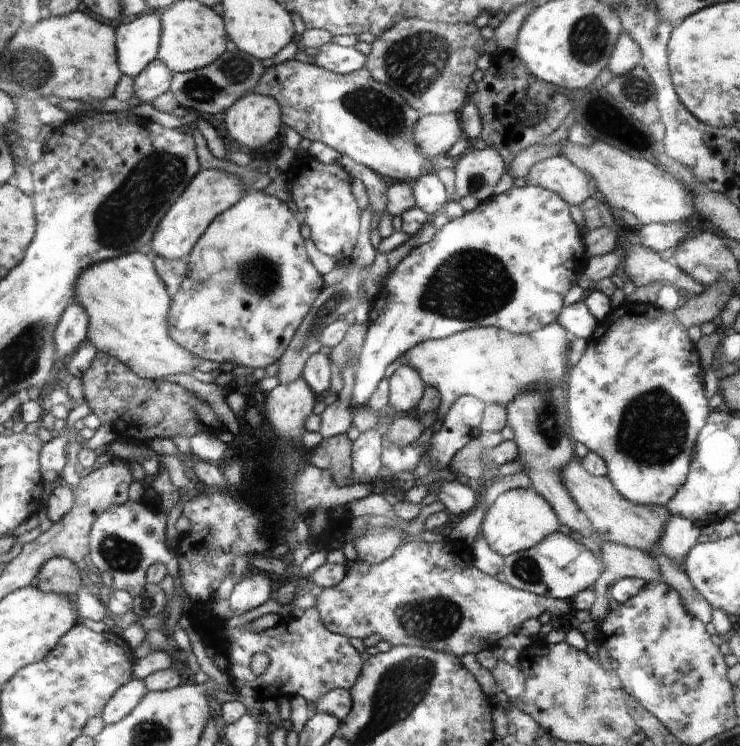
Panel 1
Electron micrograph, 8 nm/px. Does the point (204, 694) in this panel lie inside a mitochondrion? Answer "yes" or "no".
no

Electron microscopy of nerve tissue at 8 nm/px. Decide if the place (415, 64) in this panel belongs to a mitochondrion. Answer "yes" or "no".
yes

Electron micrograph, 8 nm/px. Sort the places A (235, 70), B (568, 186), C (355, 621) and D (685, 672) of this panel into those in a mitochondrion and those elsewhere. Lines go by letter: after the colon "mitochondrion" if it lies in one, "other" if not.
A: mitochondrion
B: other
C: other
D: mitochondrion

